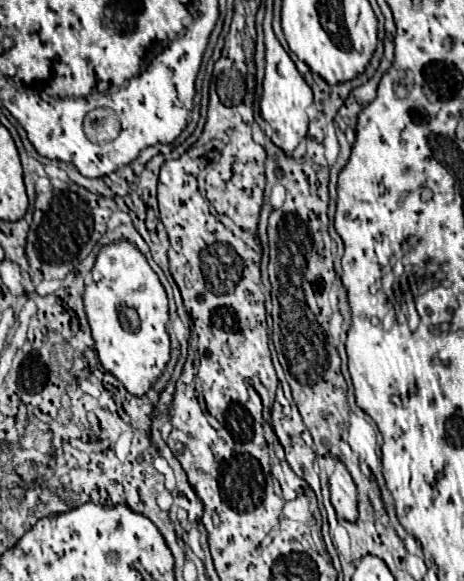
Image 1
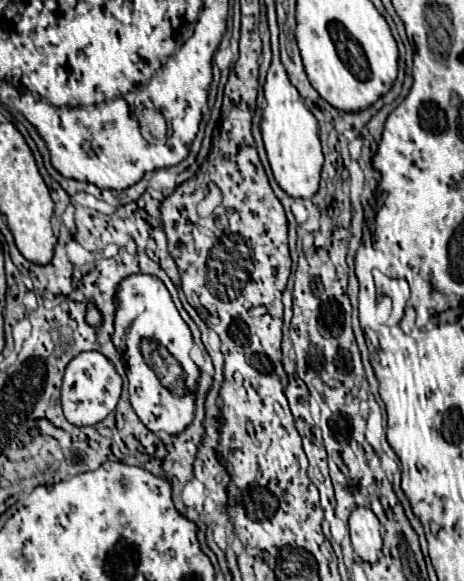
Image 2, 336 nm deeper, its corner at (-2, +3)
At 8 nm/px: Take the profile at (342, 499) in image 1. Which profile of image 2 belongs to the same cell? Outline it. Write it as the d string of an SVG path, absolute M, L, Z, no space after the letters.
M355 507L349 515L351 543L363 561L375 561L381 551L381 525L369 507Z

